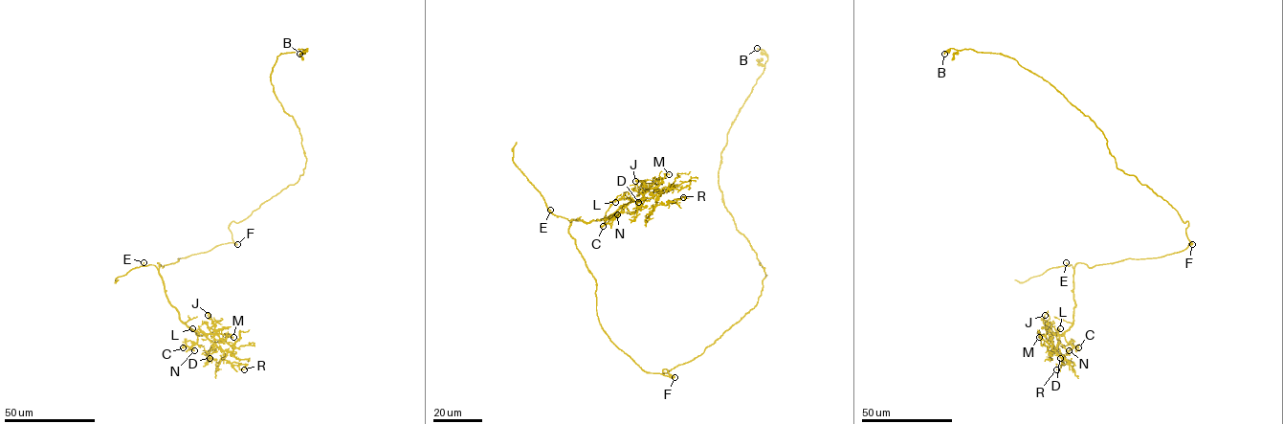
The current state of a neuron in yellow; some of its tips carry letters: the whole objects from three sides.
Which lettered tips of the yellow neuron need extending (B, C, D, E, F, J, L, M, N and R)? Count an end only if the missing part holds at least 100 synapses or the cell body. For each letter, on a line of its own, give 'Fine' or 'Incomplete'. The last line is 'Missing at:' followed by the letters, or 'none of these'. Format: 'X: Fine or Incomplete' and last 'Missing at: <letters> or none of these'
B: Fine
C: Fine
D: Fine
E: Fine
F: Fine
J: Fine
L: Fine
M: Fine
N: Fine
R: Fine
Missing at: none of these

